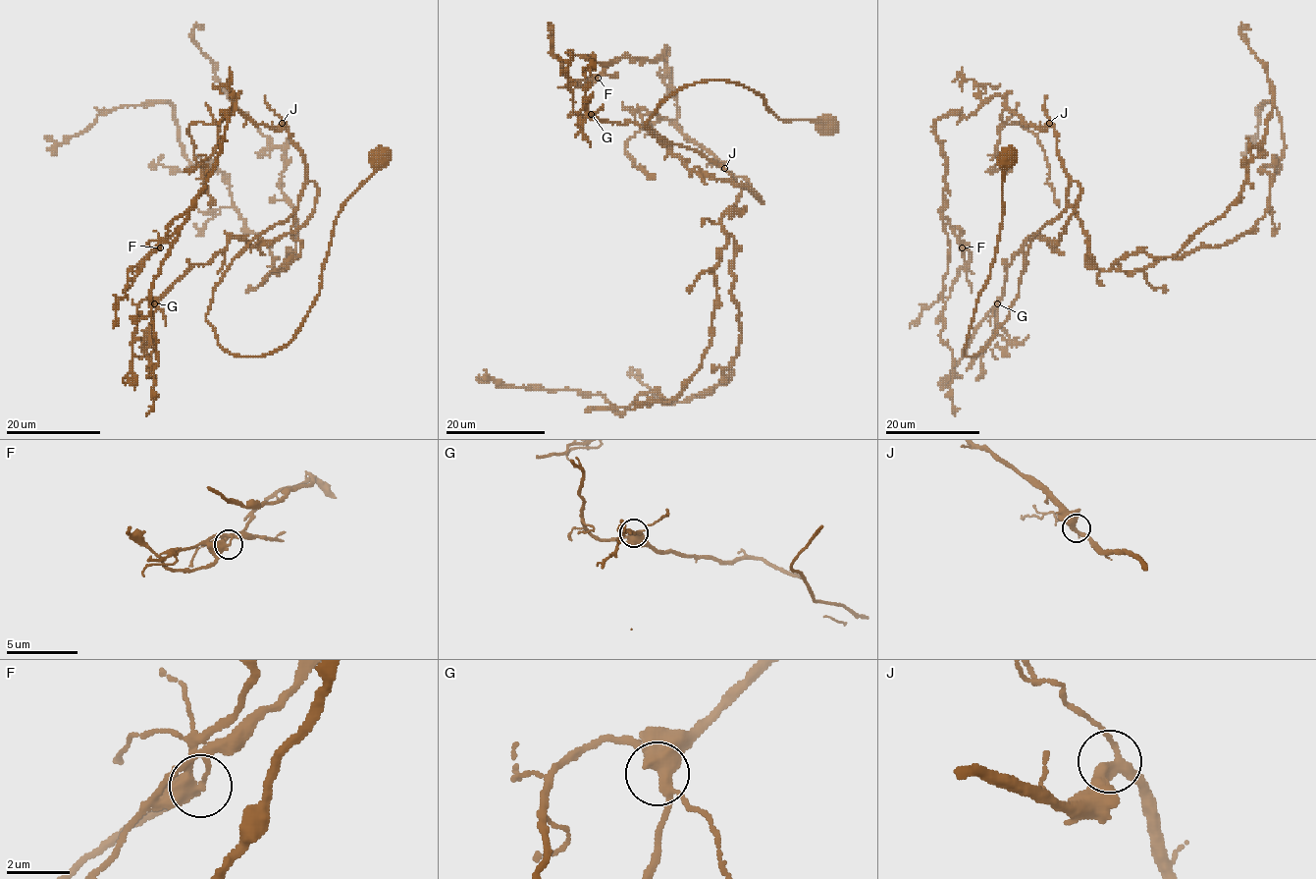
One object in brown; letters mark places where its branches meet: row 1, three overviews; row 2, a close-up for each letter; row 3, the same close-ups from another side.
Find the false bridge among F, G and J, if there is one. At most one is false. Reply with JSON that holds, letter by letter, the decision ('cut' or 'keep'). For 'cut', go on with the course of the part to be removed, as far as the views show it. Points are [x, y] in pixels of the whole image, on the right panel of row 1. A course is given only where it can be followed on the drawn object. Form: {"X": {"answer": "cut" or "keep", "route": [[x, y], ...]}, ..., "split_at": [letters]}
{"F": {"answer": "cut", "route": [[963, 247], [960, 244], [971, 292]]}, "G": {"answer": "keep"}, "J": {"answer": "keep"}, "split_at": ["F"]}

